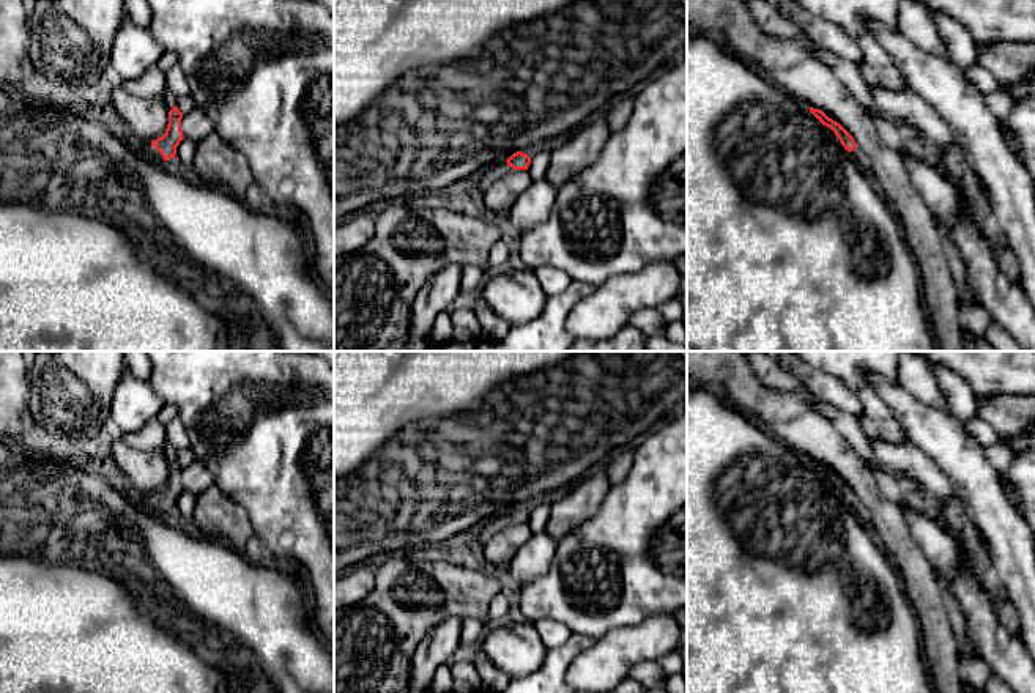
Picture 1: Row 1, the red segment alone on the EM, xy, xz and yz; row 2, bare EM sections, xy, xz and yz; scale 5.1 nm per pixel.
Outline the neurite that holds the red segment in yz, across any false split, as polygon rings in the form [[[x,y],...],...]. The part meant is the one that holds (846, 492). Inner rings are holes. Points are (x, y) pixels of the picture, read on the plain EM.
[[[813,460],[808,461],[824,479],[830,480],[835,485],[844,502],[851,506],[851,510],[857,515],[865,529],[873,532],[870,510],[857,499],[854,490],[840,476],[829,471],[822,463]]]

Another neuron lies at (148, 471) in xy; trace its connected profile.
[[[112,430],[112,458],[132,482],[139,496],[151,496],[165,487],[169,477],[169,463],[164,450],[145,452],[131,447],[124,441],[124,433]]]

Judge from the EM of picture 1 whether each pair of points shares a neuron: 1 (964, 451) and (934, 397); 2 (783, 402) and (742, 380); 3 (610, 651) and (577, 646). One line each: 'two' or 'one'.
1: two
2: one
3: two

